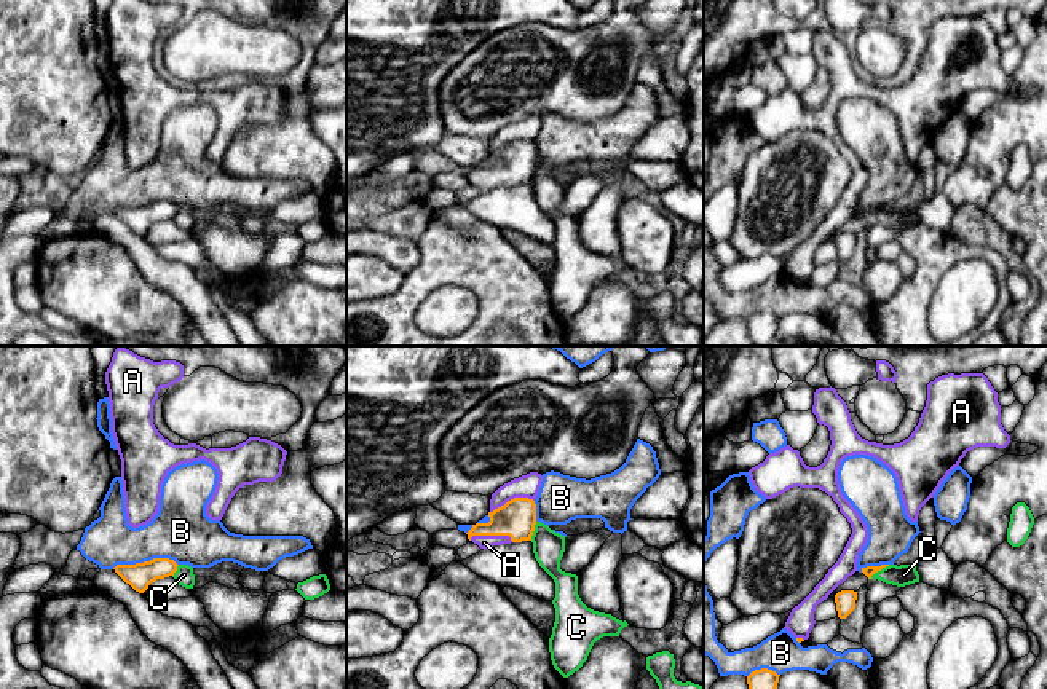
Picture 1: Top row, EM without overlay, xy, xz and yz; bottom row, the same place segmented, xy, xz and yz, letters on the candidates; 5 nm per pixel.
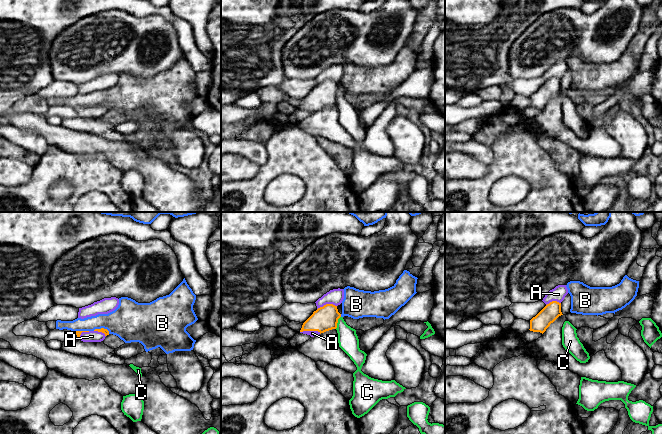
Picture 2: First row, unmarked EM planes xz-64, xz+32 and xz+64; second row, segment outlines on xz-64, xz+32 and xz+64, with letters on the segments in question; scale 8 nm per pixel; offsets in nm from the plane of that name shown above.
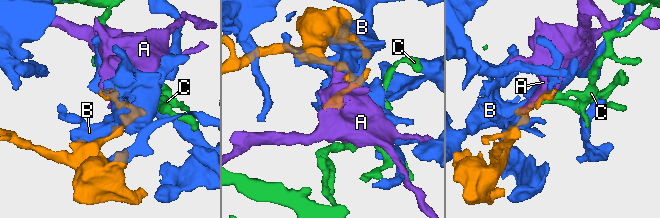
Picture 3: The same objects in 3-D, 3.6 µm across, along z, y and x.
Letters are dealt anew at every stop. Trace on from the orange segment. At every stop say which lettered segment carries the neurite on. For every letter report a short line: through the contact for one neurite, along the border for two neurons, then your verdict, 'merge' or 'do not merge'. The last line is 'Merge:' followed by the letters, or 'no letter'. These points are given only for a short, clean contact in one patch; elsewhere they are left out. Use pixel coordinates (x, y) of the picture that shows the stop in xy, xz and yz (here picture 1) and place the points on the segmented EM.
A: merge
B: do not merge
C: line yz (889, 565), (870, 578); do not merge
Merge: A

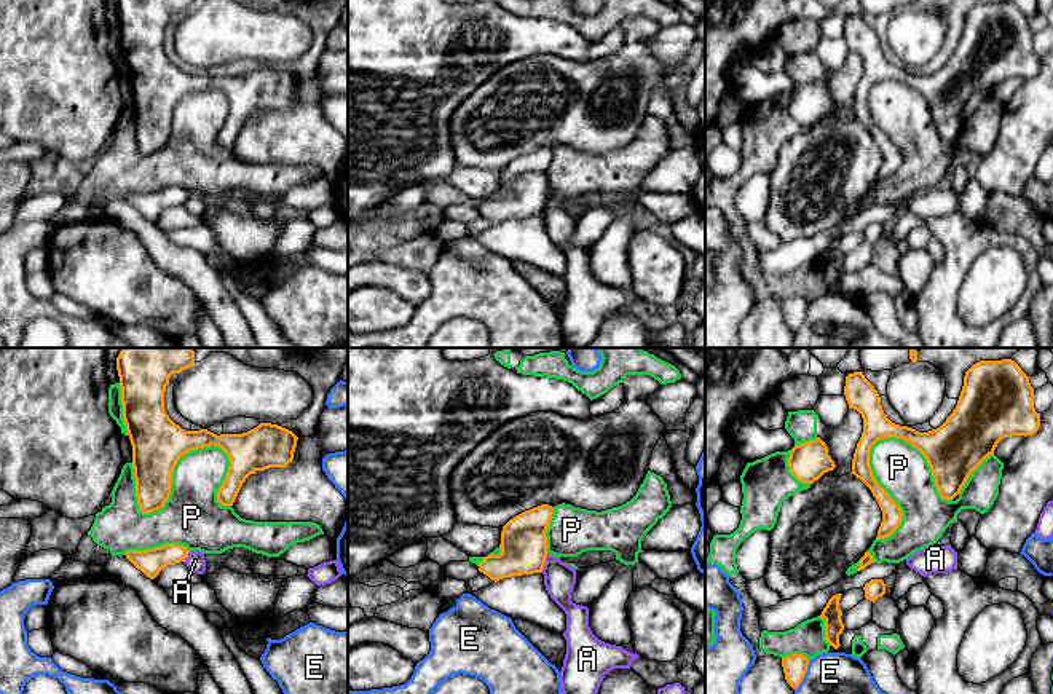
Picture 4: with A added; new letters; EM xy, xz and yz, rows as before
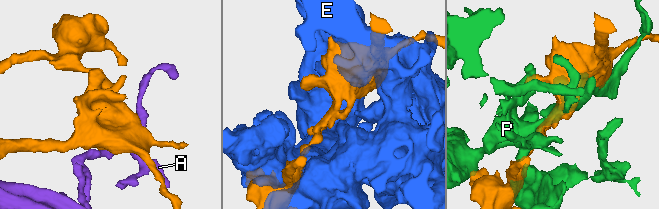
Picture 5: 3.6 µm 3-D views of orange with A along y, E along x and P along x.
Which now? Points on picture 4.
A: do not merge
E: do not merge
P: do not merge
Merge: no letter

